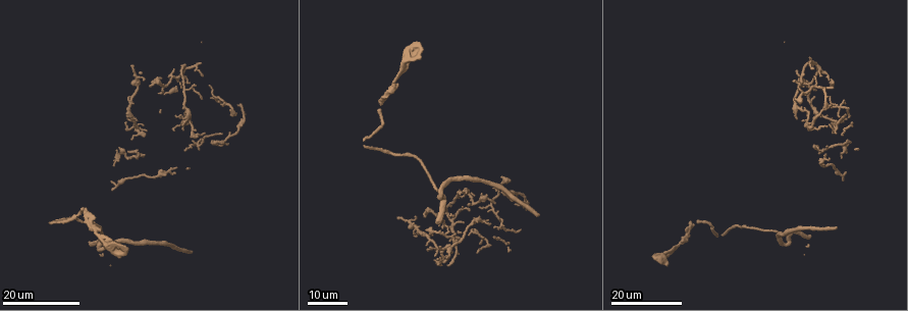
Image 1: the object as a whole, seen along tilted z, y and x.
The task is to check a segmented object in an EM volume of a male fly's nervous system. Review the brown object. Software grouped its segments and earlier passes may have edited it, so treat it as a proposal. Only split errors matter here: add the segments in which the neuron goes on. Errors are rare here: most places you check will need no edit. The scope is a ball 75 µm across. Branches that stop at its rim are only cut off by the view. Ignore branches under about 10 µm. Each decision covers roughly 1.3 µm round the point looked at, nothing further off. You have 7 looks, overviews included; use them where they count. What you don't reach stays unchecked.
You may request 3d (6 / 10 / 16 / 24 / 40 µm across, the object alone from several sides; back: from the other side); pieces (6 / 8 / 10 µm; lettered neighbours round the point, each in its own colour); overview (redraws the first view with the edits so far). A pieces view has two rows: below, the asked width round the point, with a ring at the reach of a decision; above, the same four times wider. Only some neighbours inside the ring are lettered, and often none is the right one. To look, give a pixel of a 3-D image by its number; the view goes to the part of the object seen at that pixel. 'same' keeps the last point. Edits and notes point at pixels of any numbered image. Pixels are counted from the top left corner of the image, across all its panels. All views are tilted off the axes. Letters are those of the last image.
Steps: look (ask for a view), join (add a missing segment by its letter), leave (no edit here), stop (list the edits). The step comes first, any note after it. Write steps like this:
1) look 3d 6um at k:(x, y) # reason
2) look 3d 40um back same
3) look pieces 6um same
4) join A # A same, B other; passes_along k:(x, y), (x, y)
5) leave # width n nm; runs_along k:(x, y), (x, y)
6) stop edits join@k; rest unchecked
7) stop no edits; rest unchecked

look 3d 24um at 1:(140, 152) # an open end

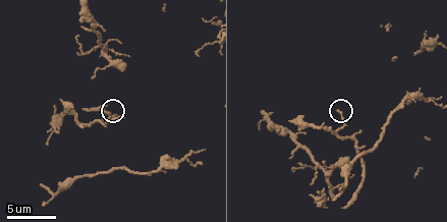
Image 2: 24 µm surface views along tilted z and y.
look pieces 10um at 2:(109, 114) # what lies round it

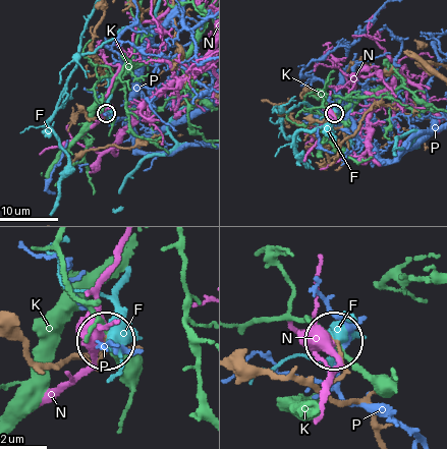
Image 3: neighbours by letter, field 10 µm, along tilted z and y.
leave # width 130 nm; F other, K other, N other, P other; no lettered segment goes on from it

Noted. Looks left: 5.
look pieces 6um at 2:(347, 158) # an open end

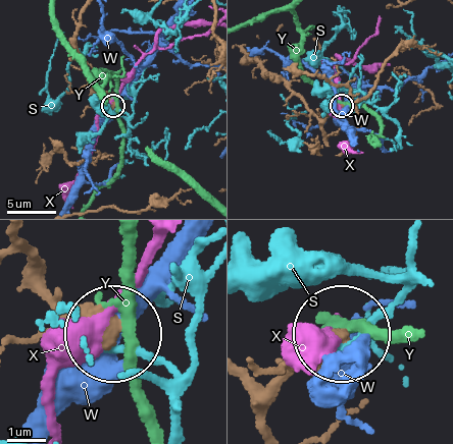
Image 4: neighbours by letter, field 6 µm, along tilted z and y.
leave # width 510 nm; S other, W other, X other, Y other; no lettered segment goes on from it

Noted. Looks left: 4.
look pieces 10um at 2:(293, 119) # an open end

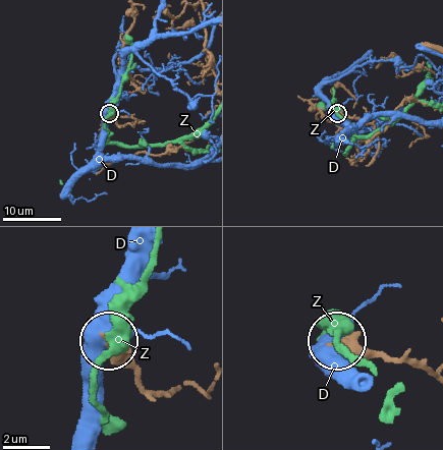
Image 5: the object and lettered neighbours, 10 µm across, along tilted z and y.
leave # width 340 nm; D other, Z other; none of them fits

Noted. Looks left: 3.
look 3d 6um at 2:(205, 150) # long arm stops here

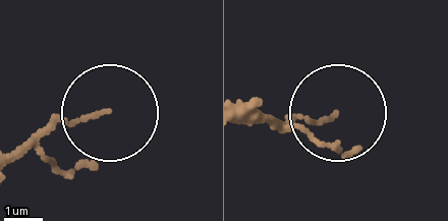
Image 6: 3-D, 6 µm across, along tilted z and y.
look pieces 8um at 6:(104, 112)

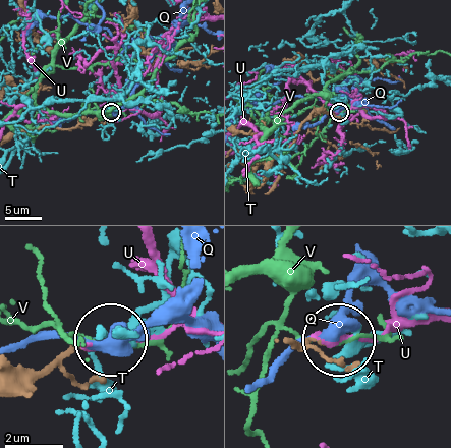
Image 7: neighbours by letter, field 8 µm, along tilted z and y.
leave # Q other, T other, U other, V other; no lettered segment goes on from it

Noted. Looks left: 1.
stop no edits; rest unchecked

